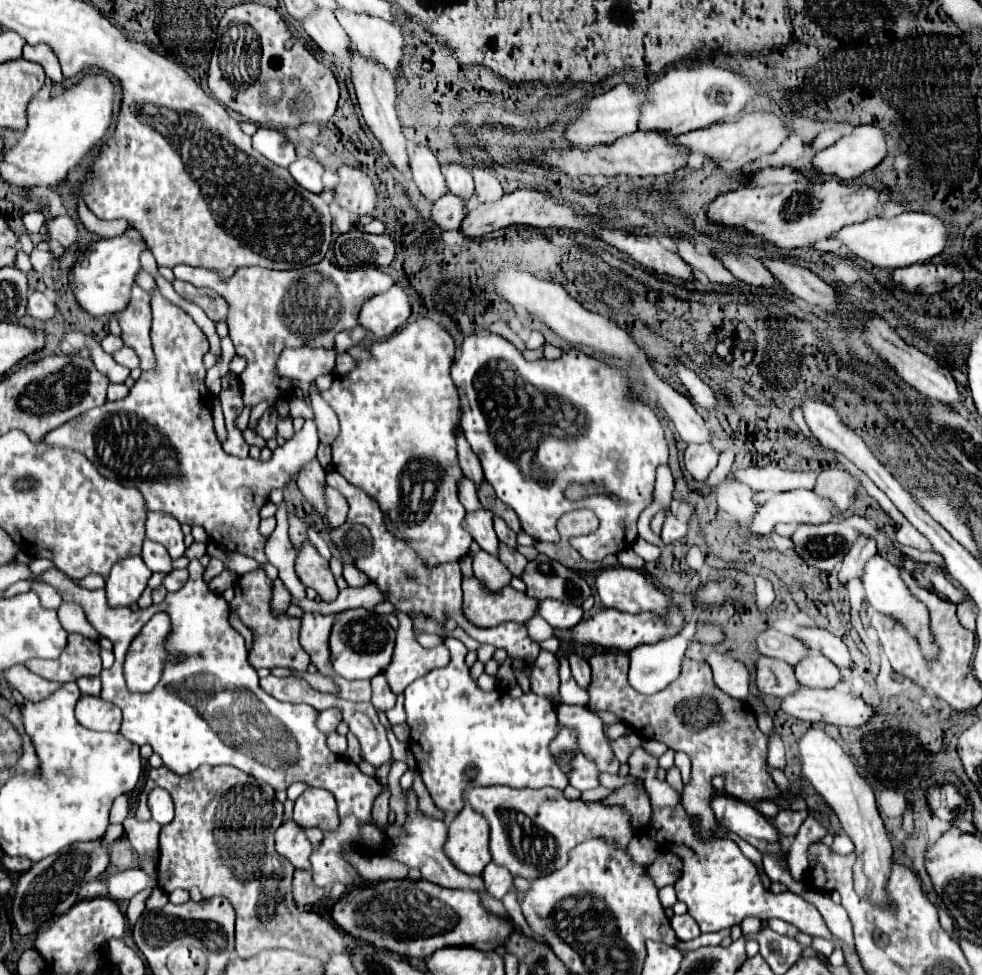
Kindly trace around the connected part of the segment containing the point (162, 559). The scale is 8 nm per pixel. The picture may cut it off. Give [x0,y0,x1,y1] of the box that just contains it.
[141,538,171,574]

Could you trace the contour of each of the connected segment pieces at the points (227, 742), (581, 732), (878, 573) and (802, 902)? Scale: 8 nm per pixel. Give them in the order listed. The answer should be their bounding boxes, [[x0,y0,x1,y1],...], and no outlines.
[[39,560,383,888],[557,704,621,774],[863,556,939,662],[643,802,843,948]]

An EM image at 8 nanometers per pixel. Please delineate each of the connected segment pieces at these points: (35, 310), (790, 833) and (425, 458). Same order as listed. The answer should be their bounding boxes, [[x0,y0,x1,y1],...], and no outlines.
[[27,292,55,320],[771,810,809,840],[321,318,473,568]]

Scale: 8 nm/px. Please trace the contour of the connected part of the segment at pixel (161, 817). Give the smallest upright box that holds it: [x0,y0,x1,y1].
[148,787,173,824]

